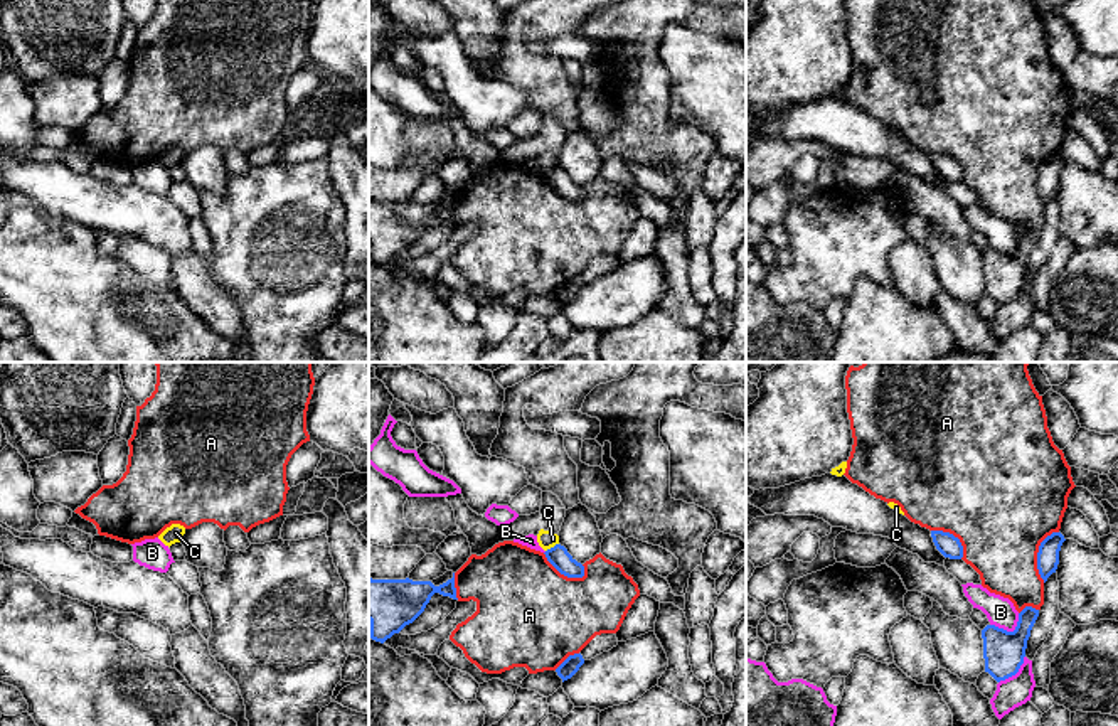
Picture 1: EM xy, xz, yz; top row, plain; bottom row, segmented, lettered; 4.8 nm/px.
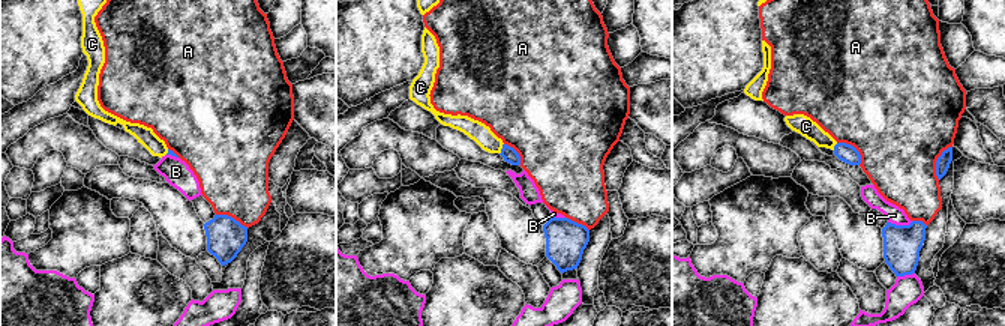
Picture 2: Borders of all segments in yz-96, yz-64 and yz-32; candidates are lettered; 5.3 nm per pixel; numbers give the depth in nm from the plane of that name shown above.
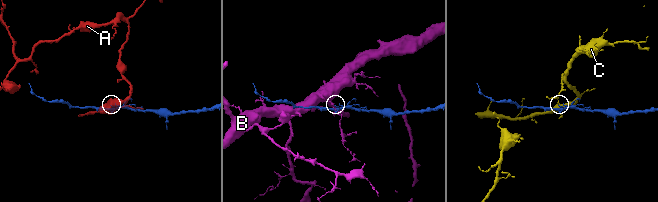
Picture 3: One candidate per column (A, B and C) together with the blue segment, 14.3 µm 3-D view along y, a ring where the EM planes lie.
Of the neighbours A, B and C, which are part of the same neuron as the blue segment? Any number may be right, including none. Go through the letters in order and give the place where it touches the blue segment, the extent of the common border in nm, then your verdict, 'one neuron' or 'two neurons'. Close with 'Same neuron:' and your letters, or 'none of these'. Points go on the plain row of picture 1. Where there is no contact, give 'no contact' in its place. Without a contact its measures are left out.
A: yz (1038, 177) | 260 nm | two neurons
B: yz (1009, 255) | 160 nm | two neurons
C: xz (551, 170) | 80 nm | two neurons
Same neuron: none of these

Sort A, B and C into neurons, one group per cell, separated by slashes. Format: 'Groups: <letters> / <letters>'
Groups: A / B / C

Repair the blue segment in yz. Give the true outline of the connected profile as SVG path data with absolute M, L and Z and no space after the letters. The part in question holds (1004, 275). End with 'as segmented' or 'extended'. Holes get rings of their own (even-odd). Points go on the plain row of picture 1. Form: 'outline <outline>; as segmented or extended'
outline M1025 229L1019 236L1019 244L1014 254L1007 254L995 248L987 248L982 253L985 295L988 295L997 305L1019 295L1037 239L1039 232Z; as segmented

